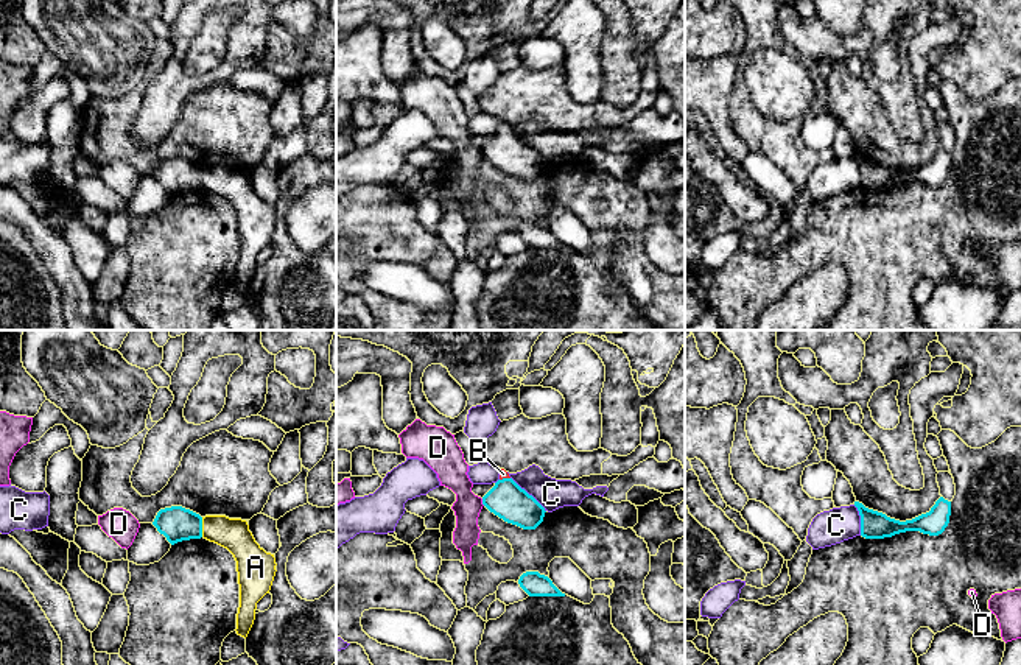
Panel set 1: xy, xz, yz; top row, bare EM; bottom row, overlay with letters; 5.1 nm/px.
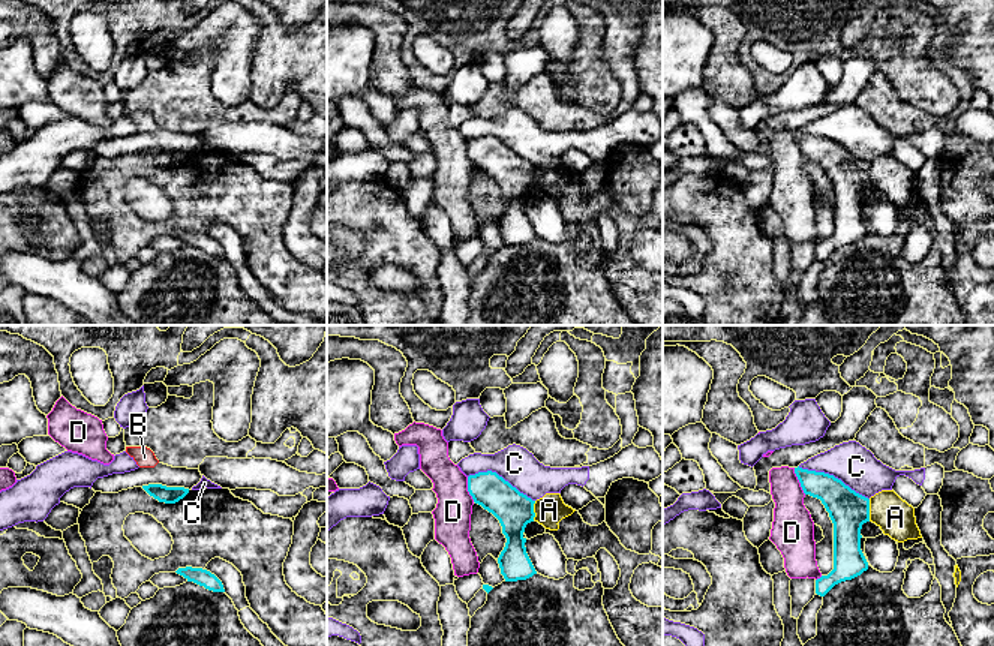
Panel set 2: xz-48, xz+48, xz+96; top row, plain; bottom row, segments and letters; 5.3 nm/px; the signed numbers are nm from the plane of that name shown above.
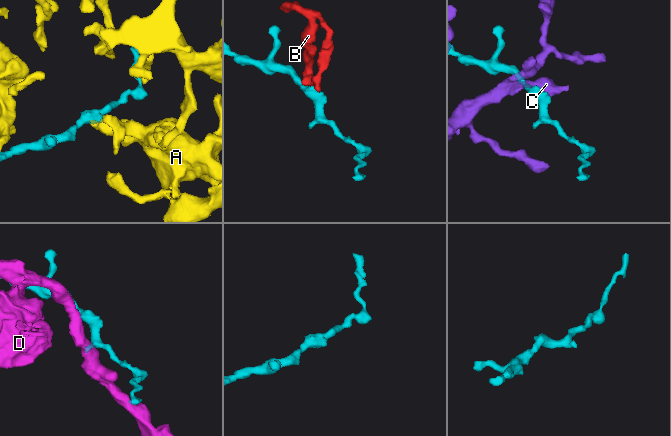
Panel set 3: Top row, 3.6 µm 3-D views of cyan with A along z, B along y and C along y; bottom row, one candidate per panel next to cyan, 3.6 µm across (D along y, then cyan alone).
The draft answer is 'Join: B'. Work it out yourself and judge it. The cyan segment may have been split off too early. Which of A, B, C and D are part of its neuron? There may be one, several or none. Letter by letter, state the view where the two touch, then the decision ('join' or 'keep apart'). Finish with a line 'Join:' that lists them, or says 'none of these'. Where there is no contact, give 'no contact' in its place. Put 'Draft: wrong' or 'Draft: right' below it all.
A: contact in xy; keep apart
B: contact in xz; join
C: contact in xz; keep apart
D: contact in xz; keep apart
Join: B
Draft: right

